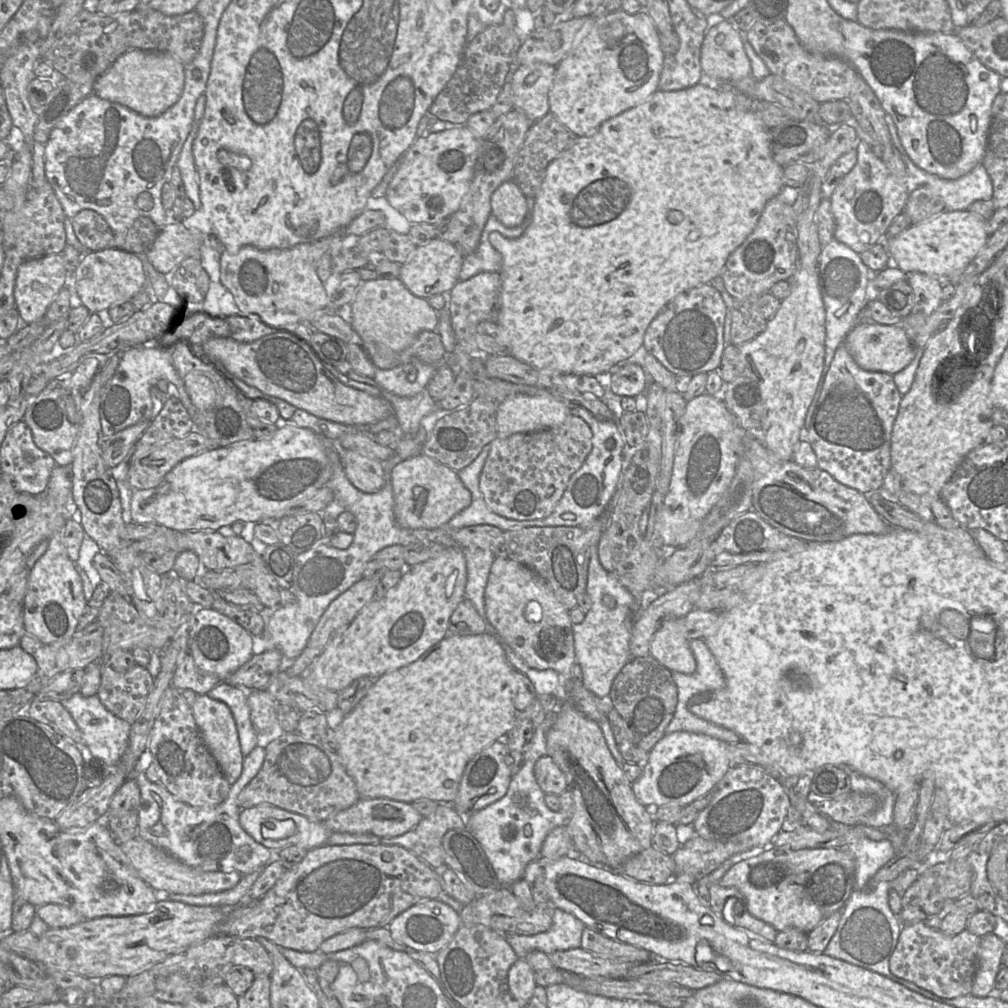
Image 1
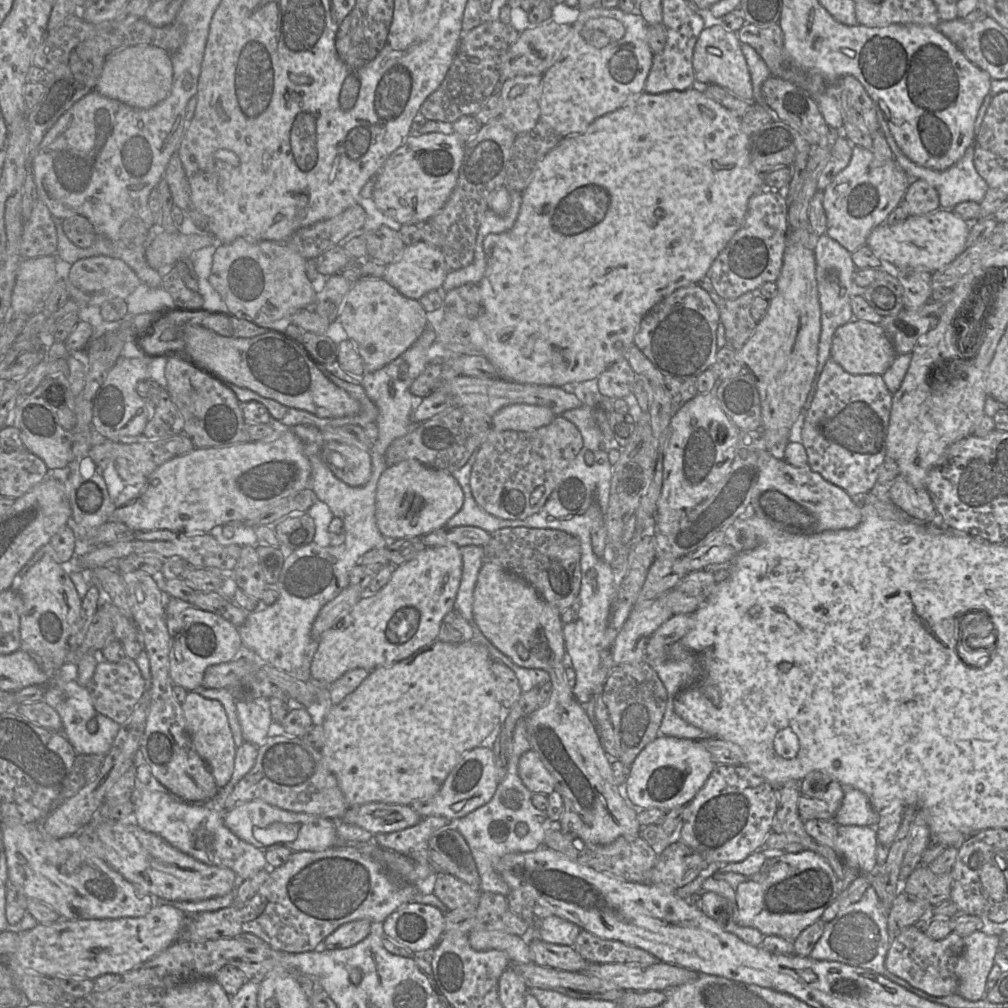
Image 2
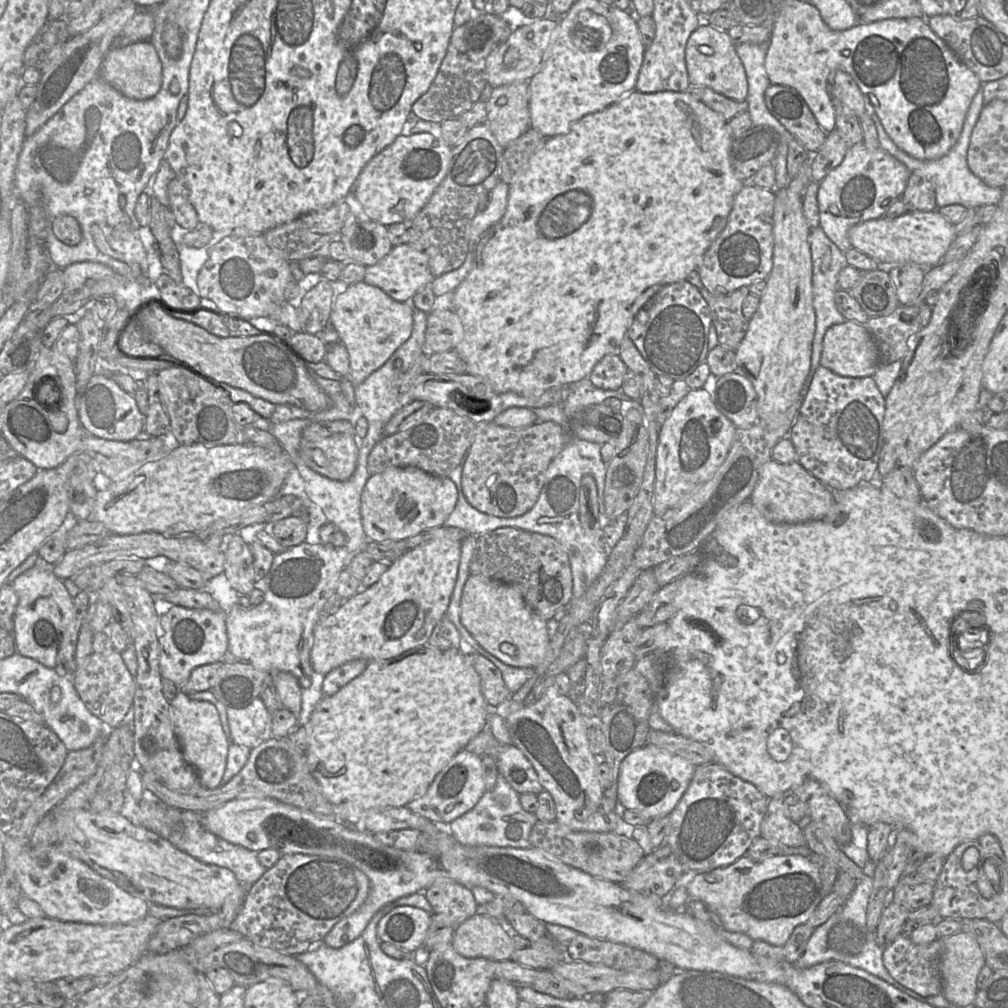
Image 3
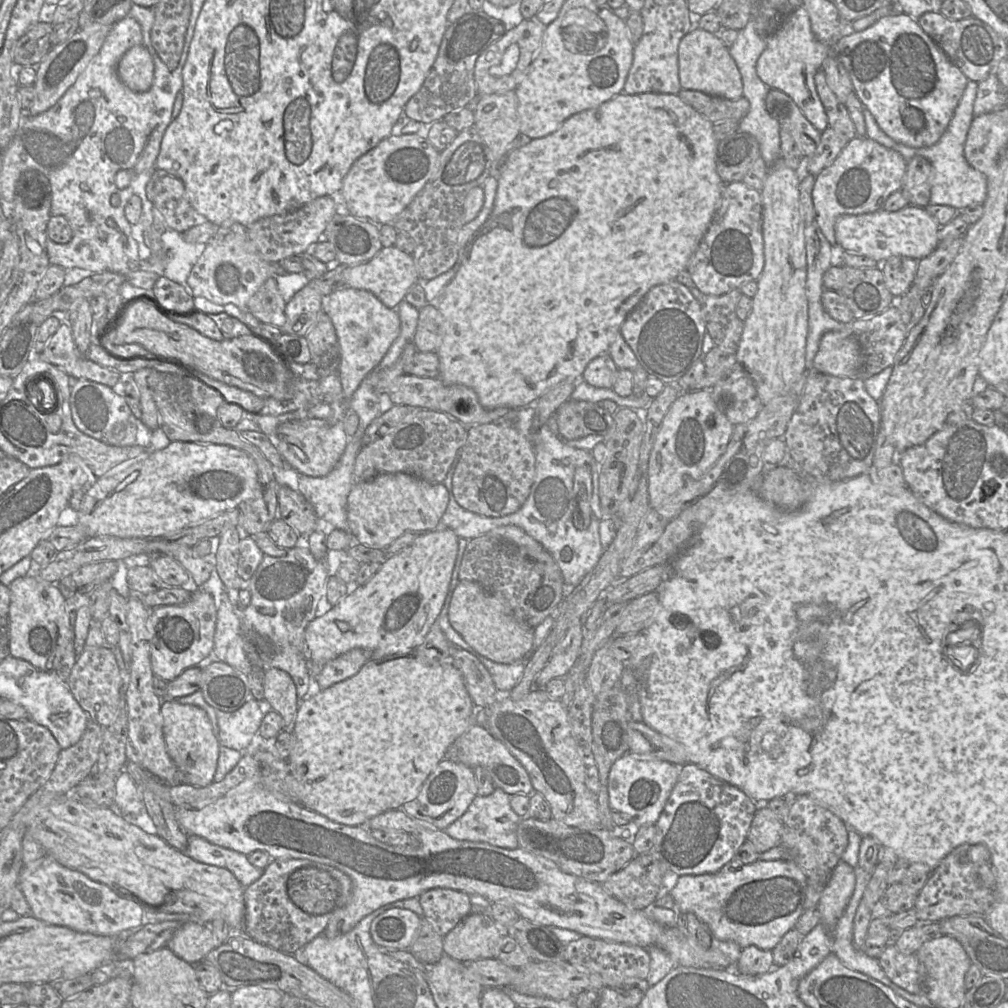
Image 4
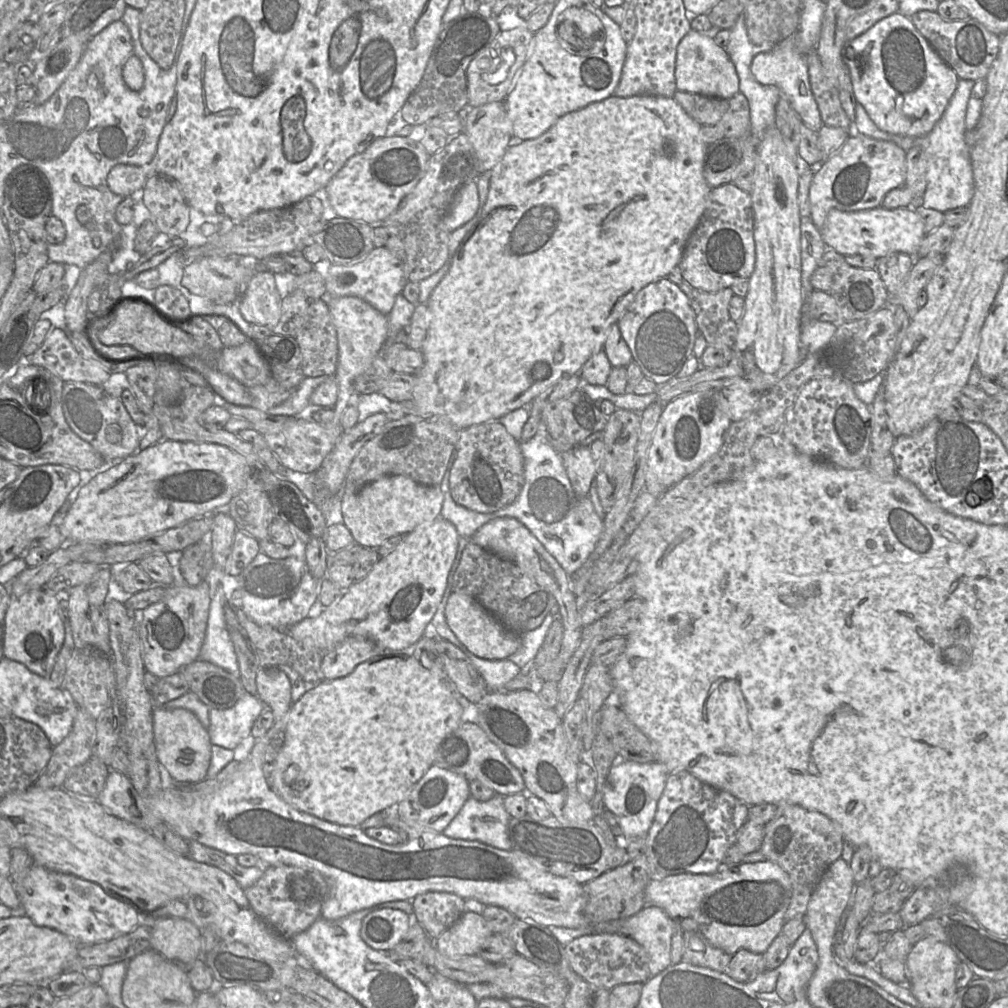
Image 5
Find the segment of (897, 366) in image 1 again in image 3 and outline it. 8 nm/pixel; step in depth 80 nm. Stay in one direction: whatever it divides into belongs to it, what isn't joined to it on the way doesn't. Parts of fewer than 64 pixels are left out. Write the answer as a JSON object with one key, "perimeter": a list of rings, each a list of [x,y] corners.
{"perimeter":[[[846,320],[826,331],[820,366],[843,377],[871,377],[881,366],[881,358],[878,347],[865,326]]]}

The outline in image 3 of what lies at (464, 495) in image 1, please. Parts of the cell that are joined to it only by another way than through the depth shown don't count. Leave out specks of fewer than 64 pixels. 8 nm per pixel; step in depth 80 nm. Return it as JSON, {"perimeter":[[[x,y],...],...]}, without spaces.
{"perimeter":[[[391,466],[368,477],[360,498],[362,527],[368,541],[384,542],[406,539],[426,529],[443,526],[453,511],[458,492],[447,476],[429,474],[414,466]]]}

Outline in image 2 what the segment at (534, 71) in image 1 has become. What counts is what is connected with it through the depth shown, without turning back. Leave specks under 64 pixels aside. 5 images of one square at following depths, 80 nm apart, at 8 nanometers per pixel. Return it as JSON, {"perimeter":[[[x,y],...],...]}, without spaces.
{"perimeter":[[[541,75],[516,76],[503,82],[500,120],[516,135],[531,130],[540,119]]]}

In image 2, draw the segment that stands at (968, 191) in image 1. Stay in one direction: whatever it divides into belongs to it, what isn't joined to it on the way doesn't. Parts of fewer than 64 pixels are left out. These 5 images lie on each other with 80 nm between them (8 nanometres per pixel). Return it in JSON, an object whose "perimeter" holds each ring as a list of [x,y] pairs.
{"perimeter":[[[877,109],[877,119],[879,122],[879,127],[884,135],[896,162],[902,167],[904,172],[911,178],[911,179],[922,179],[928,182],[932,187],[935,188],[938,196],[939,196],[939,203],[941,209],[945,210],[952,210],[955,205],[962,203],[973,201],[977,203],[981,203],[983,198],[985,197],[988,185],[985,180],[978,174],[975,169],[974,162],[973,162],[973,154],[974,154],[974,147],[969,146],[964,155],[958,160],[954,165],[947,168],[943,171],[938,171],[926,167],[919,166],[912,162],[898,147],[896,141],[894,140],[887,122],[883,117],[882,113]]]}

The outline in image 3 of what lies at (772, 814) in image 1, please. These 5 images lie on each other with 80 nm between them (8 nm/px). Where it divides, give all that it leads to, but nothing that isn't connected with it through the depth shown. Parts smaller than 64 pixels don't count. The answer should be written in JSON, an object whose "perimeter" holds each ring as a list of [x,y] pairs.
{"perimeter":[[[718,763],[695,767],[688,788],[676,807],[668,814],[670,830],[660,846],[670,847],[686,872],[710,872],[728,866],[743,857],[753,841],[760,836],[761,823],[767,811],[767,798],[755,785],[731,773]]]}

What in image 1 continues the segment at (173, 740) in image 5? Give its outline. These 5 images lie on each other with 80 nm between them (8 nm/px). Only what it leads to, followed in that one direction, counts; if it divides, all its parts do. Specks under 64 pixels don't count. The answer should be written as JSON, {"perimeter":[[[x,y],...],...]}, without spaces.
{"perimeter":[[[203,694],[197,695],[191,707],[205,745],[215,758],[226,780],[233,784],[242,772],[244,755],[241,751],[236,723],[230,708],[223,701]]]}

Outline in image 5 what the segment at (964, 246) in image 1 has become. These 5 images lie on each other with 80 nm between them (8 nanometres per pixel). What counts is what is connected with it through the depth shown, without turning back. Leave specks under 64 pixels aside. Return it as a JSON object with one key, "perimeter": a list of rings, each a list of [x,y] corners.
{"perimeter":[[[882,206],[860,211],[831,209],[820,233],[827,249],[843,256],[858,254],[874,259],[895,252],[915,256],[926,236],[923,221],[914,208],[886,209]]]}

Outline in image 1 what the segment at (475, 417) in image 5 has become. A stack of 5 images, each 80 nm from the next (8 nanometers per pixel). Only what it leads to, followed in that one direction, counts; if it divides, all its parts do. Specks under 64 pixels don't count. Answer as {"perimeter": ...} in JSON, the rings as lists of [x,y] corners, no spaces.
{"perimeter":[[[699,82],[692,87],[676,91],[657,90],[643,103],[603,122],[594,133],[588,136],[578,137],[568,149],[548,166],[541,189],[536,197],[531,200],[531,210],[527,220],[528,224],[523,234],[514,239],[506,238],[499,232],[492,232],[489,235],[490,244],[502,256],[502,268],[499,271],[501,276],[499,314],[496,324],[507,334],[509,355],[545,373],[590,375],[598,377],[606,383],[606,379],[612,370],[620,364],[627,362],[643,346],[644,335],[649,324],[669,301],[684,291],[703,284],[709,284],[712,279],[720,276],[729,255],[753,231],[766,203],[773,197],[780,195],[784,189],[784,168],[773,159],[769,130],[753,110],[754,101],[760,100],[752,100],[752,98],[738,90],[721,89],[713,83]]]}

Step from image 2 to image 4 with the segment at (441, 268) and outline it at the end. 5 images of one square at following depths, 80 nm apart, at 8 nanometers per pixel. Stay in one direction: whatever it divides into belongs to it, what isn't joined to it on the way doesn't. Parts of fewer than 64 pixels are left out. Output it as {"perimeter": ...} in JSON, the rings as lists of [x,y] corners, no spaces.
{"perimeter":[[[395,246],[382,247],[367,262],[346,266],[343,270],[343,279],[346,287],[367,290],[390,309],[396,308],[404,300],[411,286],[420,280],[412,257]]]}

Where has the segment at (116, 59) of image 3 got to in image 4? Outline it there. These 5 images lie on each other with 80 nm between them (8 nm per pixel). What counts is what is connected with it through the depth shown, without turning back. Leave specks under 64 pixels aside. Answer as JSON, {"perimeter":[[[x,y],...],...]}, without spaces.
{"perimeter":[[[143,45],[131,47],[120,59],[117,73],[130,90],[149,90],[154,78],[154,62],[147,48]]]}

